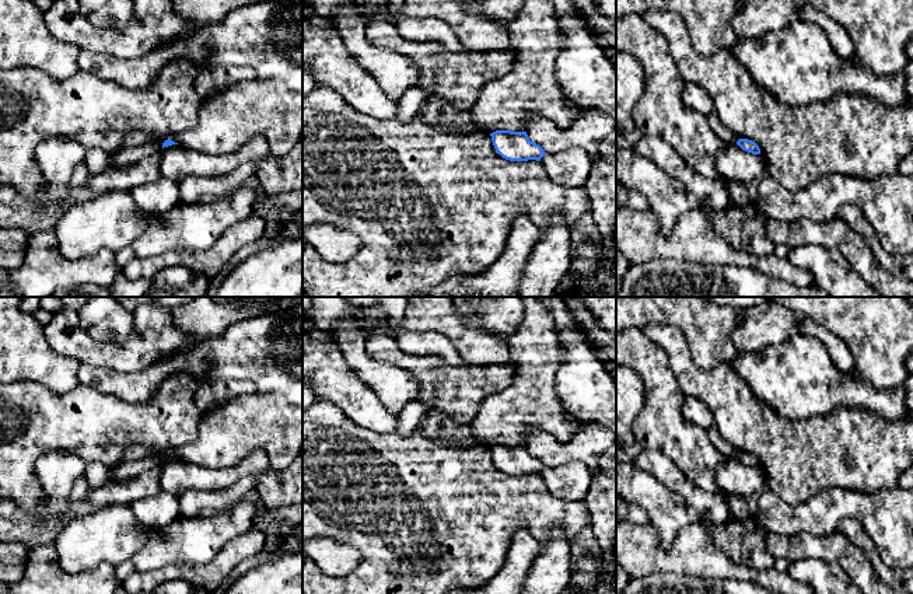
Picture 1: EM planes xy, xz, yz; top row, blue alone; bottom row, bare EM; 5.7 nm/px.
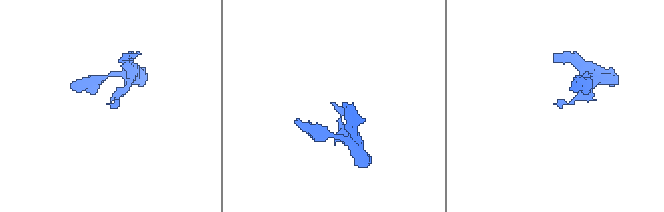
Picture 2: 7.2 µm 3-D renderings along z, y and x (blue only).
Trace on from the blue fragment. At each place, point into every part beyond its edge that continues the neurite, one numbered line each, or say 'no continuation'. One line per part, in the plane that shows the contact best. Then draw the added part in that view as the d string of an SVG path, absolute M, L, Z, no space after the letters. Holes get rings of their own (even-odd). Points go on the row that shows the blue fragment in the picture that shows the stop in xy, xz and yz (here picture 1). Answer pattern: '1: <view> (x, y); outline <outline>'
no continuation

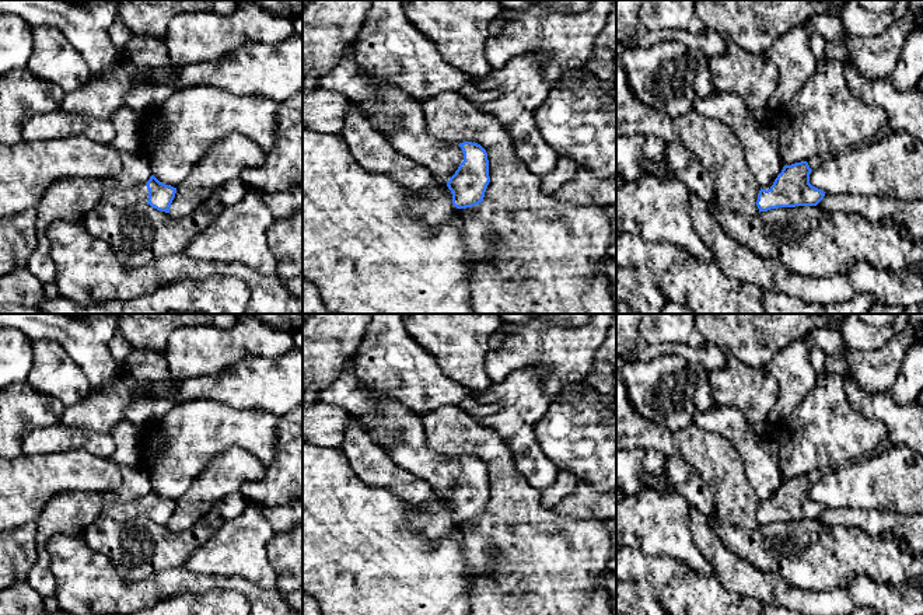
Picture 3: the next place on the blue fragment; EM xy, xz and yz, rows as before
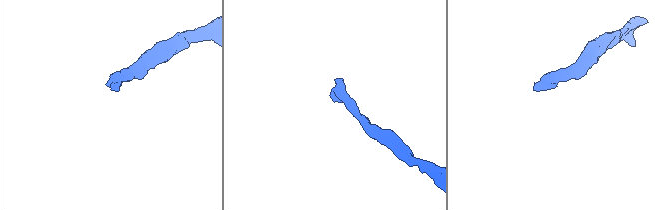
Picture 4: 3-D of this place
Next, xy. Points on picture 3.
1: xy (125, 198); outline M144 185L113 189L104 196L102 202L118 209L129 209L139 205L147 205L148 189Z

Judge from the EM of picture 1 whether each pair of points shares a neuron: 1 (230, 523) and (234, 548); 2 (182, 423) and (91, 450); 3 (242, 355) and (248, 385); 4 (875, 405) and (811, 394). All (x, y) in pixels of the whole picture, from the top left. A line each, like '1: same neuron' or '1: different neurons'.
1: different neurons
2: same neuron
3: different neurons
4: same neuron

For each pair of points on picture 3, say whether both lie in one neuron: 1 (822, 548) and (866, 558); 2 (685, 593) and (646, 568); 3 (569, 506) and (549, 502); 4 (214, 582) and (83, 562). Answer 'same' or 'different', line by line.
1: same
2: same
3: different
4: same

